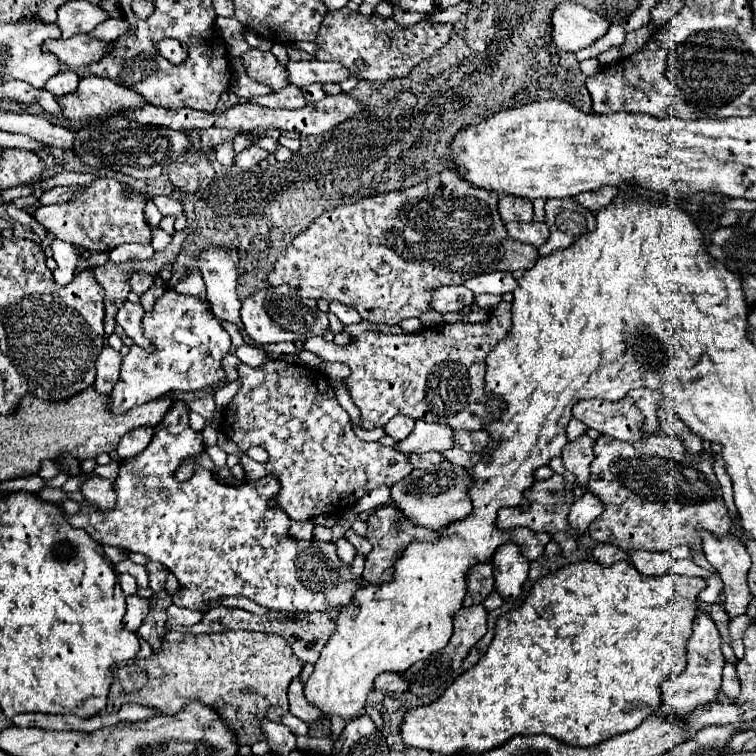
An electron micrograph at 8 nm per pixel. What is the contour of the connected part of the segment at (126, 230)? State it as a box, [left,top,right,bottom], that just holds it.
[33,178,151,252]

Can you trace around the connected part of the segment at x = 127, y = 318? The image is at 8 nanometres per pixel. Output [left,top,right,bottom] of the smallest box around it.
[117,302,153,352]

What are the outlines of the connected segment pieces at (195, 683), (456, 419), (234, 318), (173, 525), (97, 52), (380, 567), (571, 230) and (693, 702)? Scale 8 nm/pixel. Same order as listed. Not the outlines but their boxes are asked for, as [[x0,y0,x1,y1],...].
[[107,630,303,746],[305,302,511,430],[199,248,245,336],[67,400,363,612],[43,34,113,68],[363,504,437,584],[537,198,595,258],[657,612,723,716]]

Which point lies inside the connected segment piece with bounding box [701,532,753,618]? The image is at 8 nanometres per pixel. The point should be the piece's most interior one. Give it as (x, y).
(727, 555)

